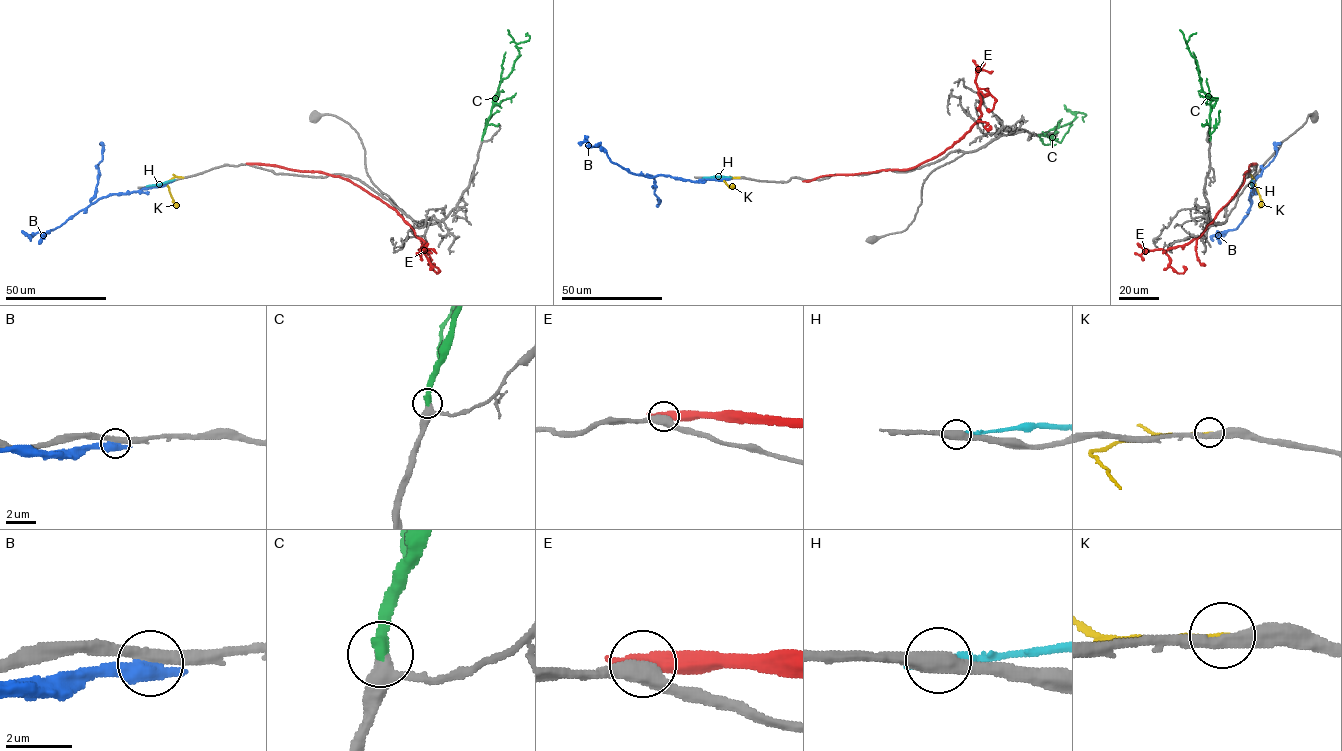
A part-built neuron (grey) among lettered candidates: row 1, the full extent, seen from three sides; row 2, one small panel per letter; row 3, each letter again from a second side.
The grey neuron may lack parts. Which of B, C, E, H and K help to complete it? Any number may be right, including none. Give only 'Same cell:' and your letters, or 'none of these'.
Same cell: C

